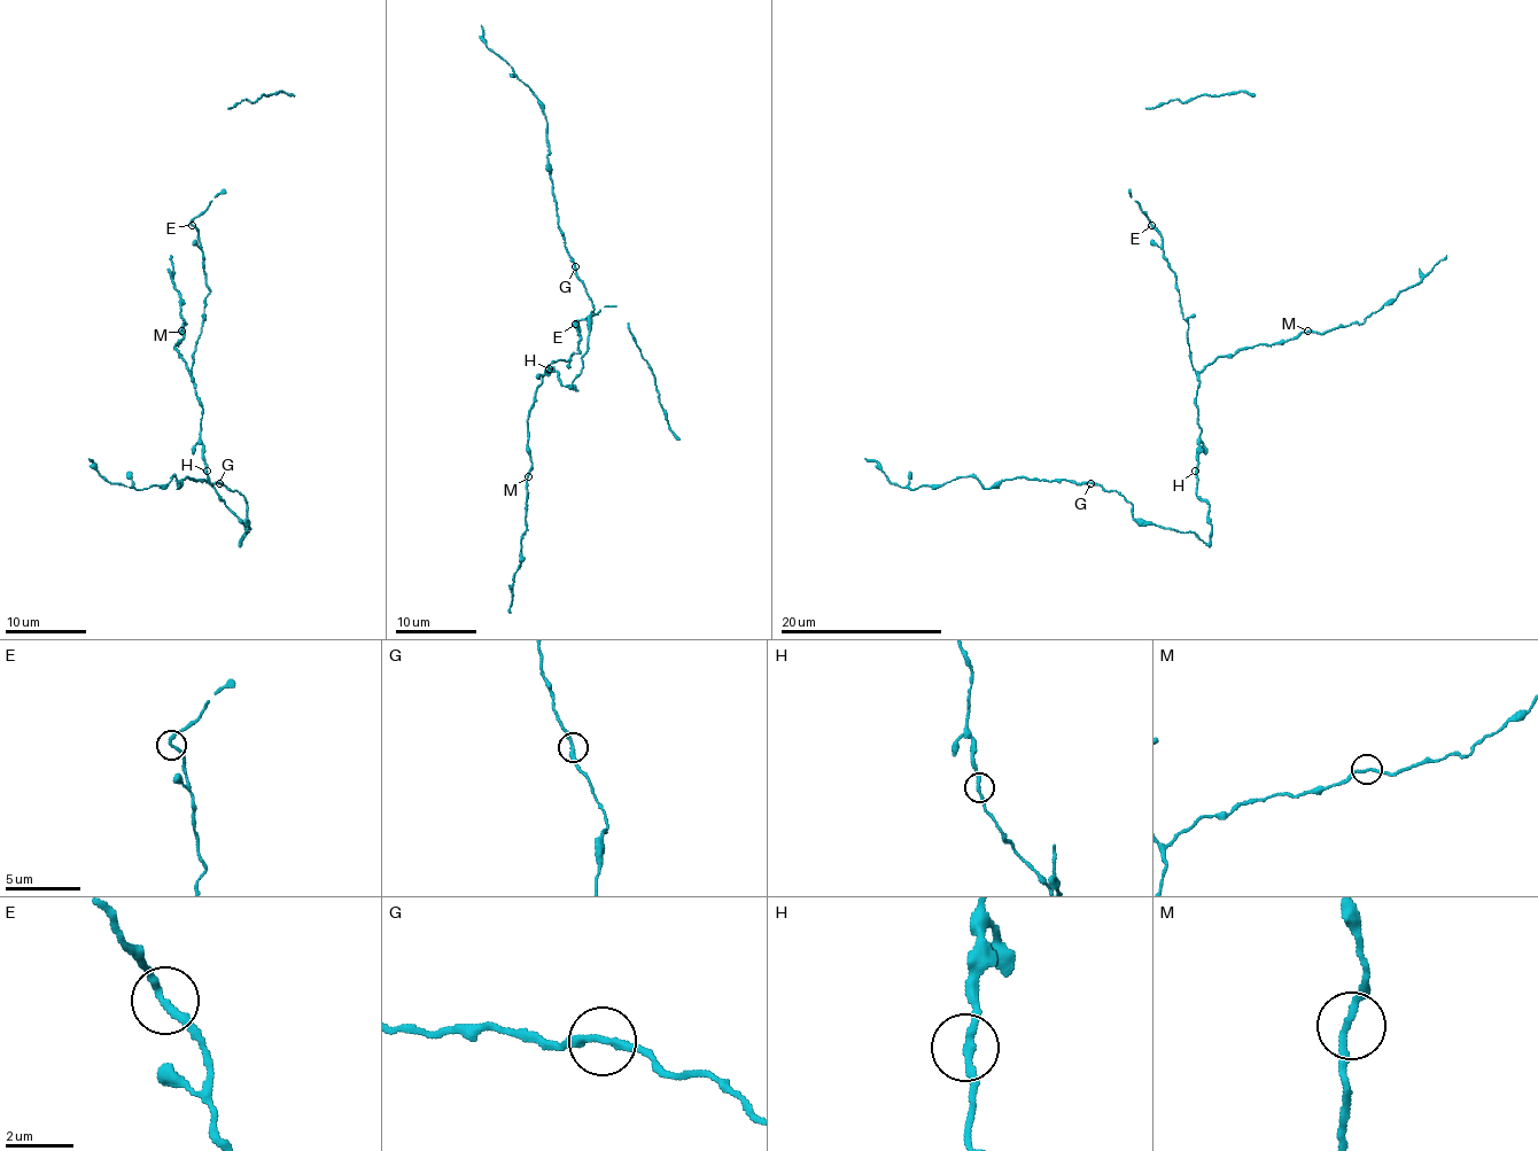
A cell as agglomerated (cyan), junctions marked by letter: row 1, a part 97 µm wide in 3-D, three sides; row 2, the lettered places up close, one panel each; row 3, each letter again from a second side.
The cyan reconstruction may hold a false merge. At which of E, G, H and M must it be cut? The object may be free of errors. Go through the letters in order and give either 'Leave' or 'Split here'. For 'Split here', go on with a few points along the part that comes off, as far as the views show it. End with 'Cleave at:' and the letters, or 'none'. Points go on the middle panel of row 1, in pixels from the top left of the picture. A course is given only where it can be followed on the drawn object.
E: Leave
G: Leave
H: Leave
M: Leave
Cleave at: none

